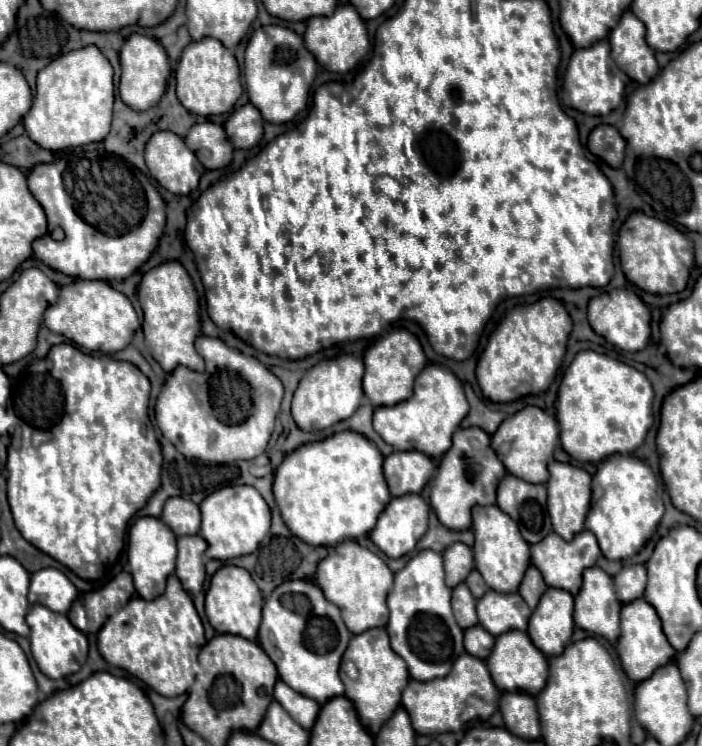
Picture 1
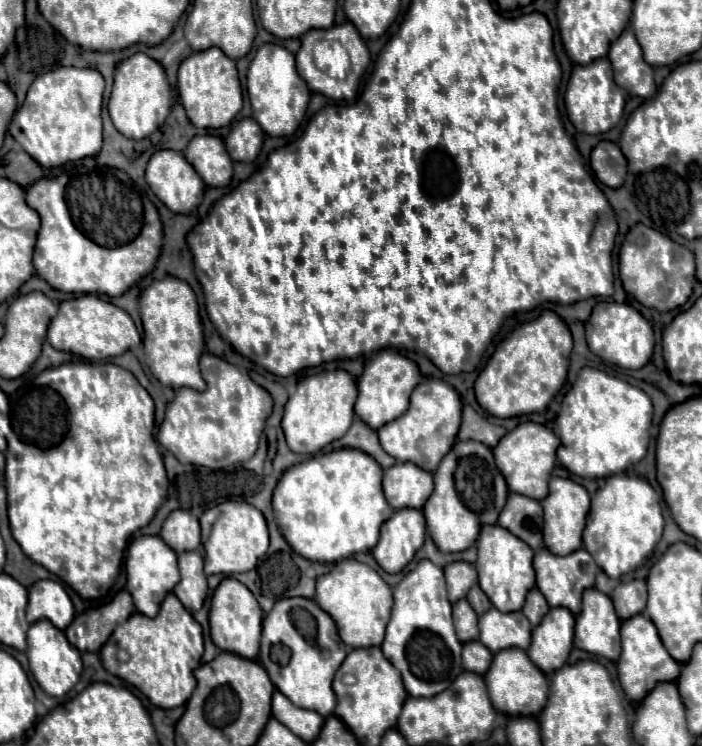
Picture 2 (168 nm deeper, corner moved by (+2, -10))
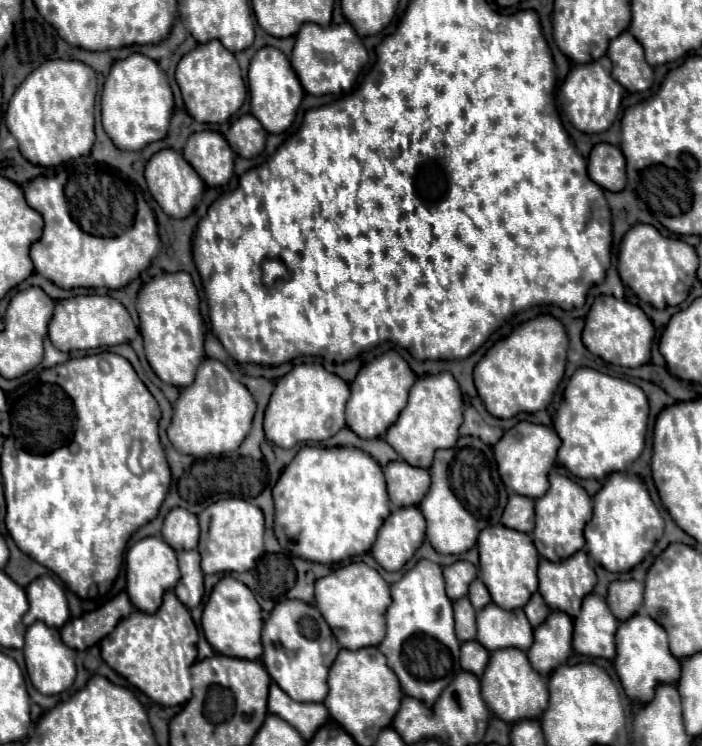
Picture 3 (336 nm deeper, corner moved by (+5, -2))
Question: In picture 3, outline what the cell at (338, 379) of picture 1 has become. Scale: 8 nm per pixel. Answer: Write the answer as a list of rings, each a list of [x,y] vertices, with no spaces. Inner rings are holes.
[[[300,364],[290,374],[276,382],[274,394],[266,408],[264,432],[280,448],[292,448],[296,442],[320,442],[334,436],[346,426],[344,408],[350,396],[350,386],[338,374],[328,372],[322,364]]]

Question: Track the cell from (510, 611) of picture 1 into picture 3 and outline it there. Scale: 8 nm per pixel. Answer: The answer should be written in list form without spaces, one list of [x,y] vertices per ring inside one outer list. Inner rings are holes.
[[[490,602],[476,614],[476,624],[476,640],[490,652],[510,646],[528,650],[528,646],[532,646],[532,626],[522,608],[504,610]]]

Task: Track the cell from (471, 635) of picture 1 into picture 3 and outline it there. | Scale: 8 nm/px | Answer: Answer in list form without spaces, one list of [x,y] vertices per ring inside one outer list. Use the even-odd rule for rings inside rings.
[[[476,640],[462,642],[460,666],[466,672],[472,672],[472,674],[476,674],[480,678],[486,664],[488,664],[488,650],[484,650],[484,646],[480,646],[480,642],[476,642]]]

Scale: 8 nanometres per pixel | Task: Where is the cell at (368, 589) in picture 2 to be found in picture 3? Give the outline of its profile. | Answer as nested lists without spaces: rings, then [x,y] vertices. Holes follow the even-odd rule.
[[[352,562],[316,580],[314,606],[324,614],[328,626],[332,626],[342,648],[358,650],[360,646],[378,646],[386,634],[384,614],[390,606],[388,590],[390,586],[374,568],[364,562]]]

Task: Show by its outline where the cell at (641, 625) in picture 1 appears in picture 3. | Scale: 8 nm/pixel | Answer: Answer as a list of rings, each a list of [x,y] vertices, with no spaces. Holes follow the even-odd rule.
[[[634,614],[632,618],[620,622],[616,632],[614,668],[626,690],[626,696],[640,706],[652,700],[656,684],[676,682],[676,678],[680,678],[680,662],[668,650],[666,630],[658,622],[652,622],[652,618],[646,614]]]

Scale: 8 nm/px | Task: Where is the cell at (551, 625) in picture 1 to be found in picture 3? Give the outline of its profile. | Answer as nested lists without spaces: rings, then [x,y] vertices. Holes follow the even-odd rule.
[[[552,610],[548,618],[534,628],[534,644],[530,646],[528,660],[532,668],[548,676],[556,666],[566,662],[572,650],[572,618],[560,610]]]

